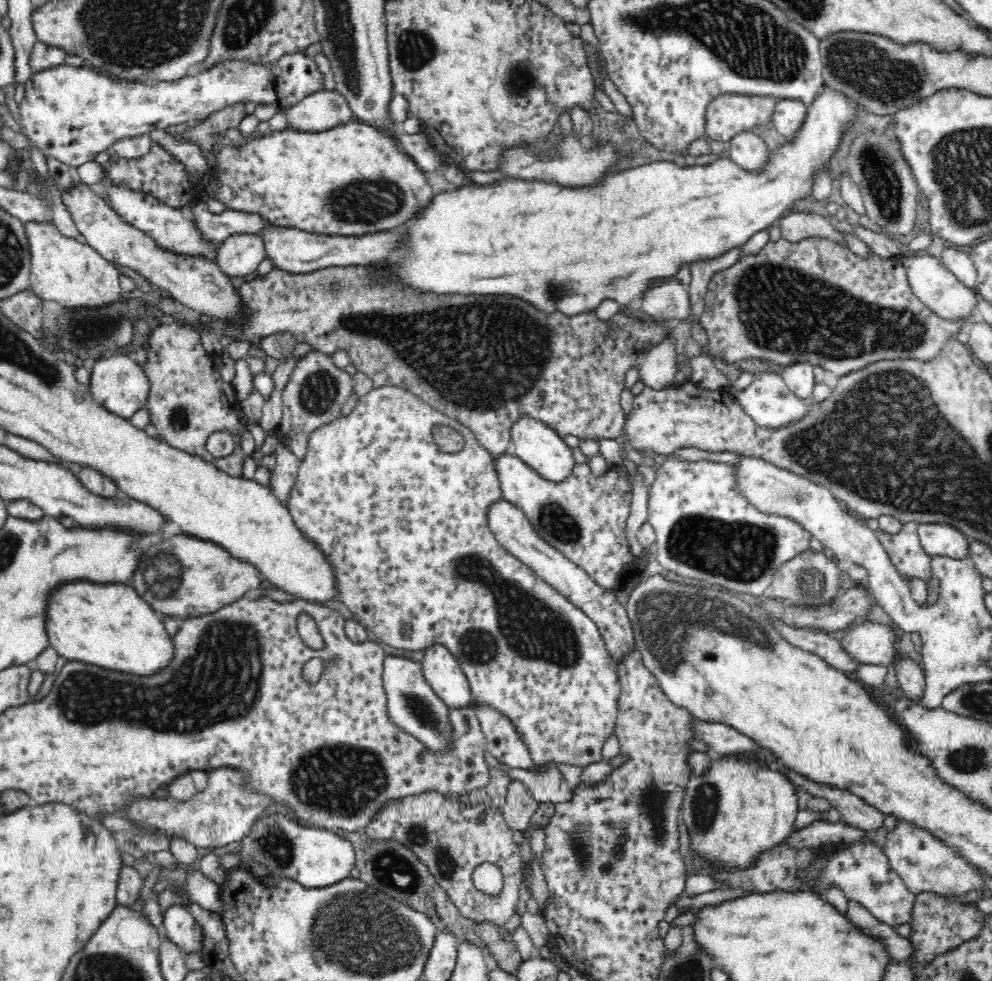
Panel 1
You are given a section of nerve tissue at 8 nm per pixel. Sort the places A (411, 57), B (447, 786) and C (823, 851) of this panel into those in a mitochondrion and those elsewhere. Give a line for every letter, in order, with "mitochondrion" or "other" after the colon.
A: mitochondrion
B: other
C: other

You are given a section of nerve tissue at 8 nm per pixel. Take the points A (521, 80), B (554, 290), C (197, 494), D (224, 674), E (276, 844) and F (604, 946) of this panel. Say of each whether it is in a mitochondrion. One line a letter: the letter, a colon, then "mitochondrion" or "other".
A: mitochondrion
B: mitochondrion
C: other
D: mitochondrion
E: mitochondrion
F: other

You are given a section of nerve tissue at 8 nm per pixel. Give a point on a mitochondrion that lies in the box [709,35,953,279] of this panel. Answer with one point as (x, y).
(871, 72)

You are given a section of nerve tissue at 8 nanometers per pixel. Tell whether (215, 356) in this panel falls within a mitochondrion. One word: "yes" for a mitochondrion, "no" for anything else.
no

